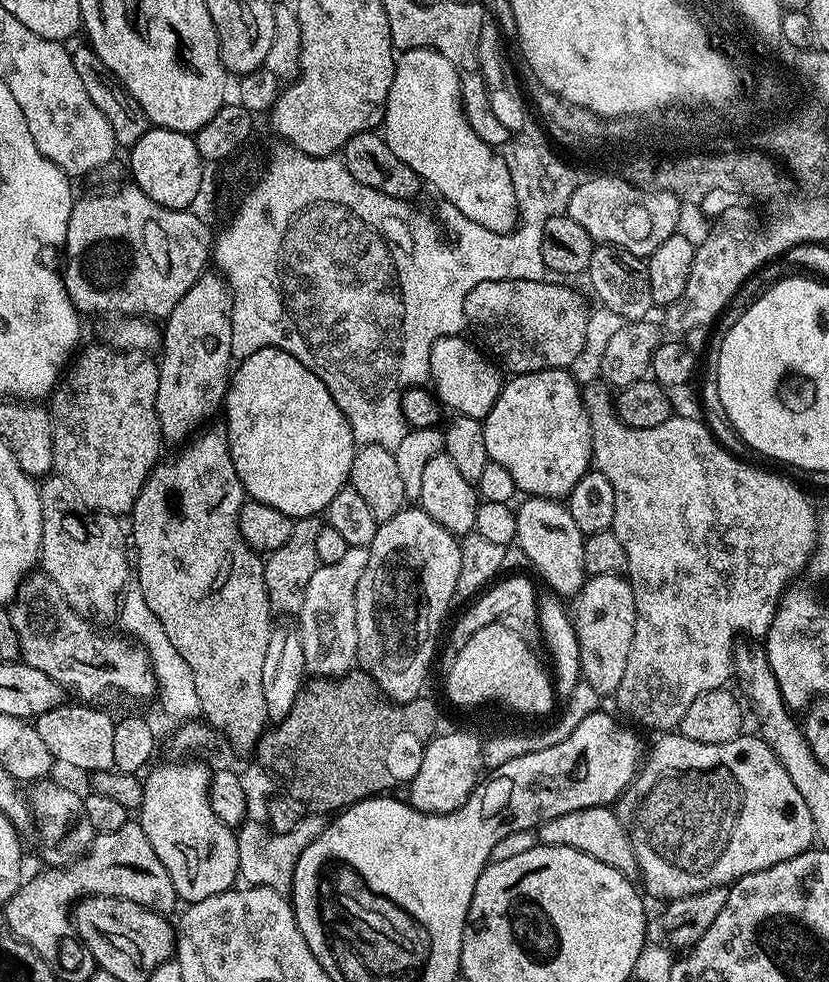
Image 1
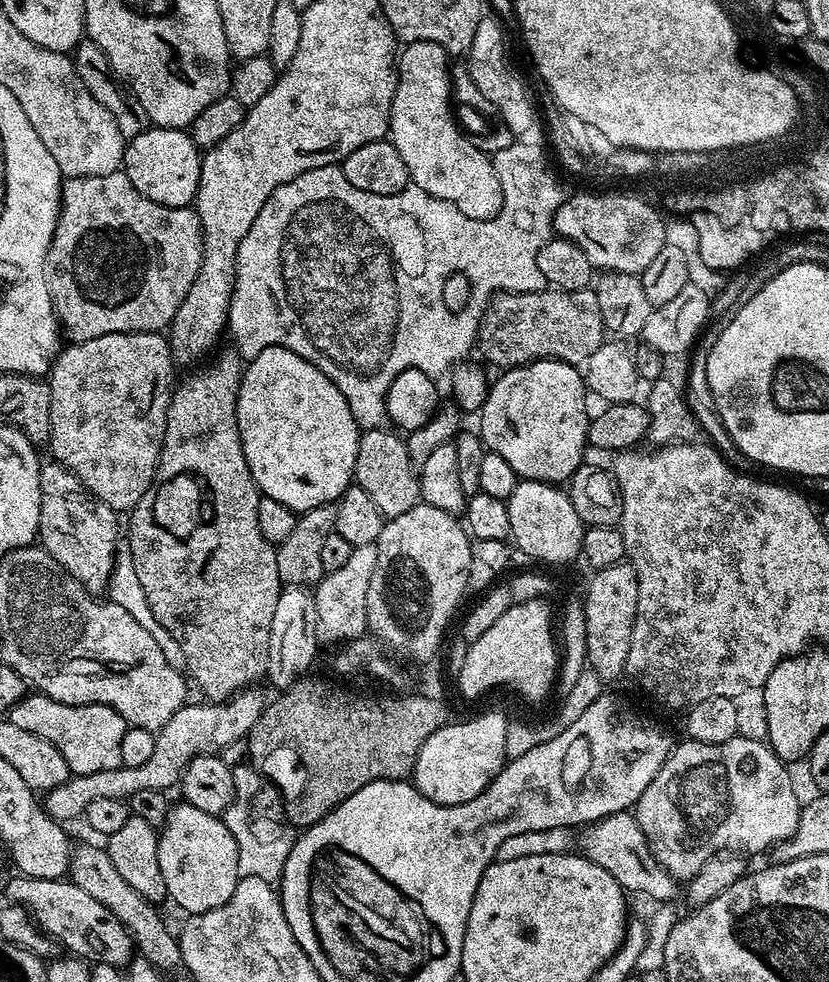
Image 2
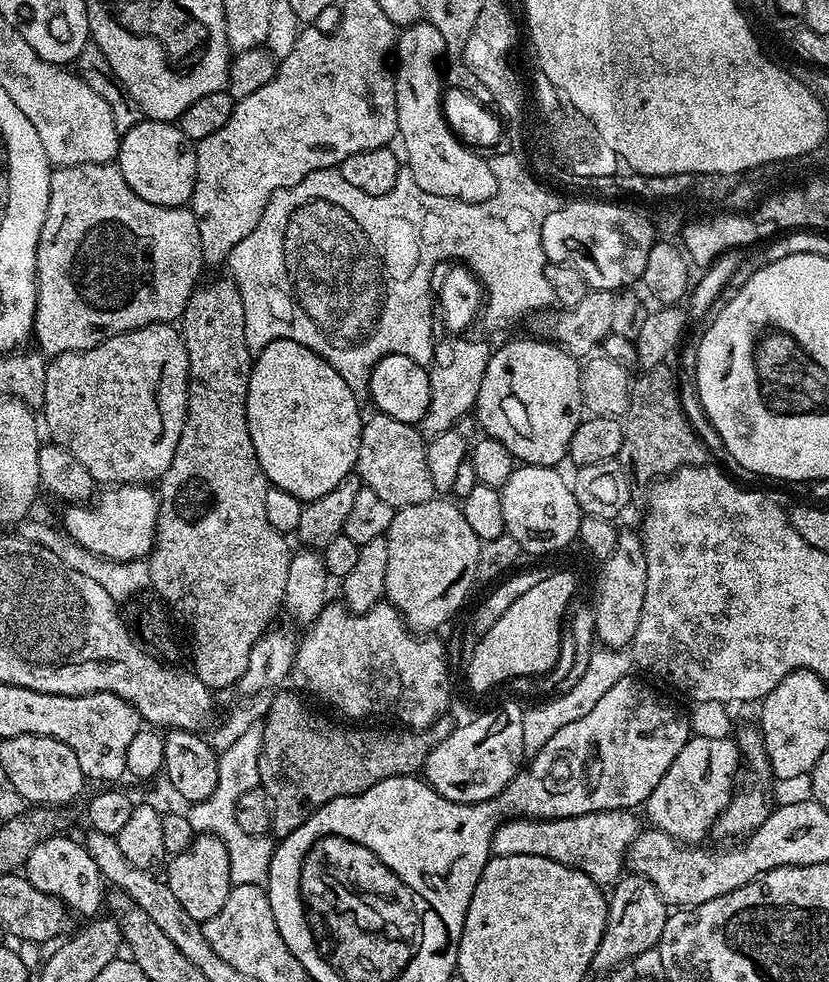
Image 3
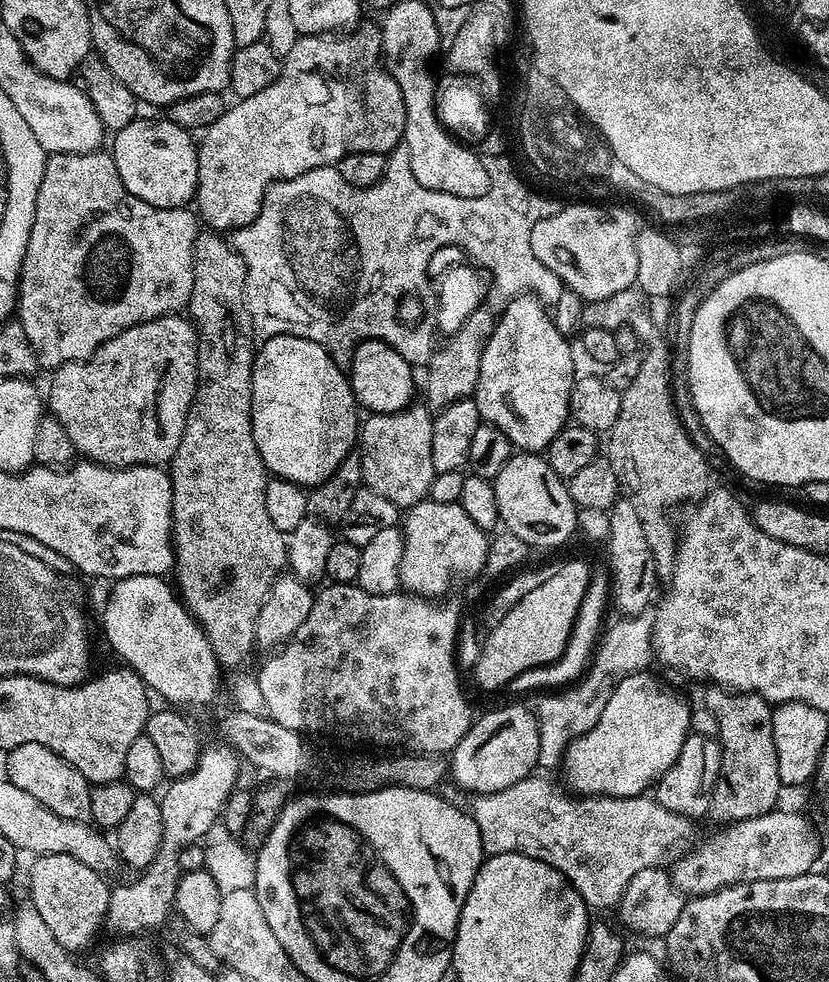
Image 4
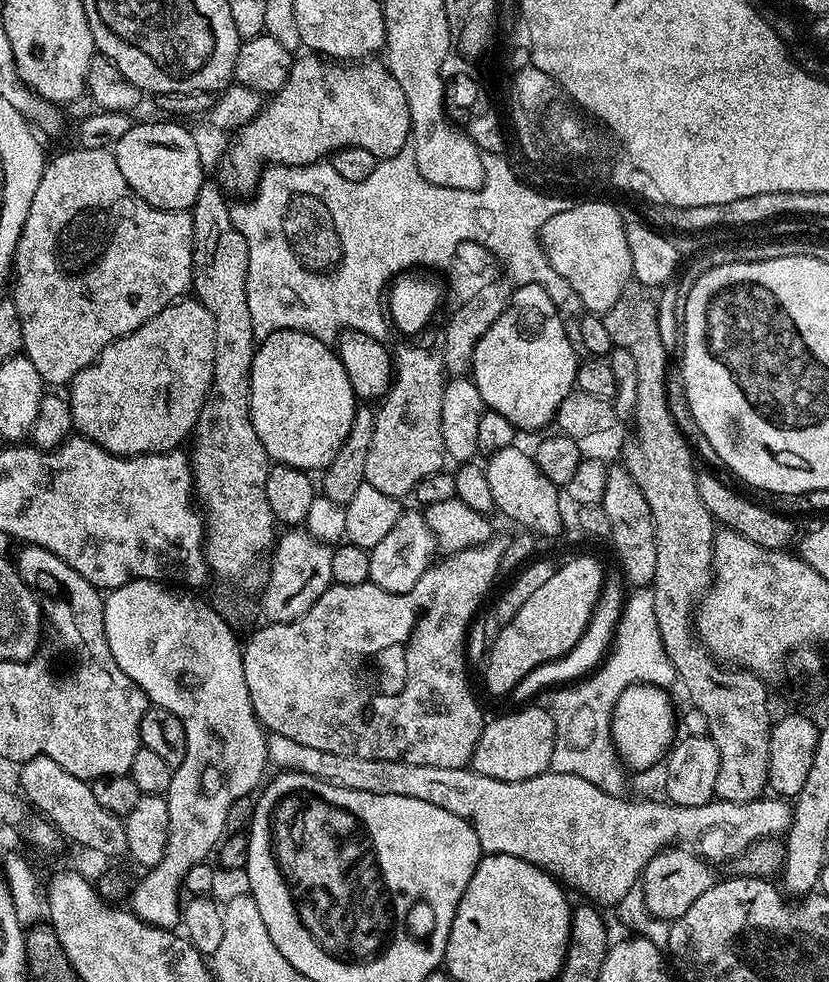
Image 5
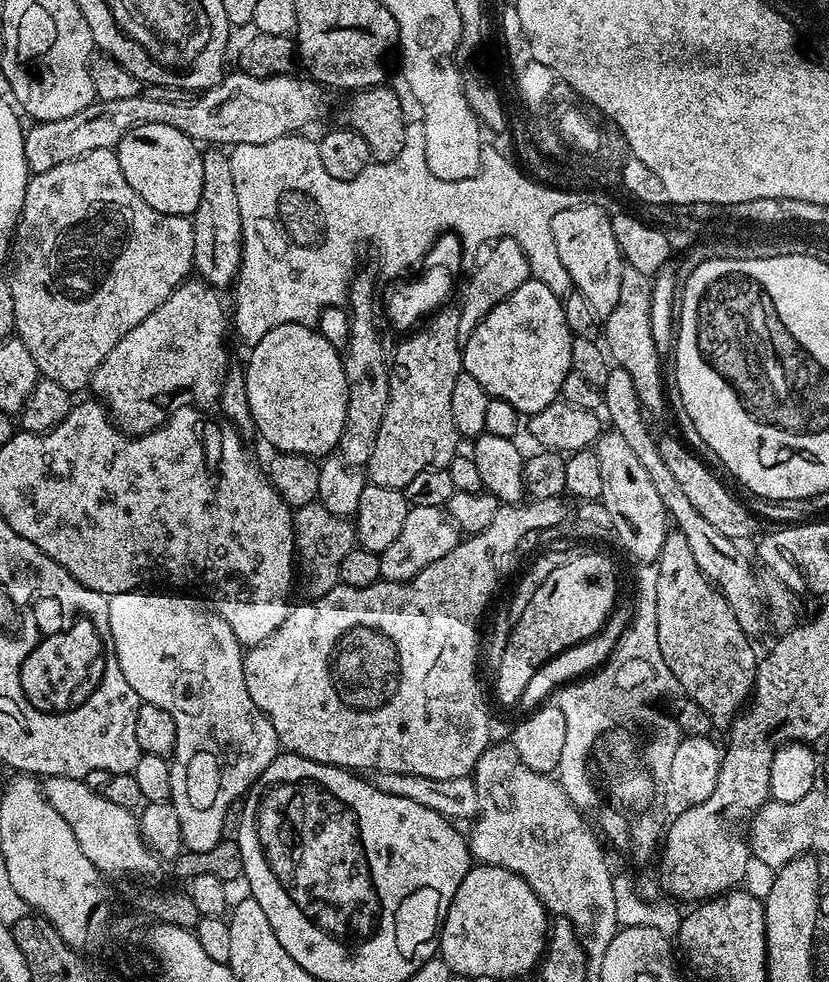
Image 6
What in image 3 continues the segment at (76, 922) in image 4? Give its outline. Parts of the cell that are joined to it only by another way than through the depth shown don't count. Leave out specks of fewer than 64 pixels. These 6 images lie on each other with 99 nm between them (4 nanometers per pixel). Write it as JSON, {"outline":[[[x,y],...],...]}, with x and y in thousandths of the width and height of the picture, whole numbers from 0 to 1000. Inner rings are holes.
{"outline":[[[69,849],[58,852],[52,859],[36,866],[36,874],[29,879],[28,891],[34,893],[41,903],[70,914],[77,924],[93,933],[111,935],[128,916],[128,897],[118,886],[118,878],[109,874],[106,865],[95,854],[86,855],[82,849]]]}

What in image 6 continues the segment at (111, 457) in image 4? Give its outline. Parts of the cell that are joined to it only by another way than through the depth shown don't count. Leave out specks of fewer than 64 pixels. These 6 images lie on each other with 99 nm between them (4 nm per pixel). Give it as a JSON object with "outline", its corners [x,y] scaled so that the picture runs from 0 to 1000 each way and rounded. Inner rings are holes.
{"outline":[[[240,283],[223,285],[210,295],[210,299],[205,299],[205,303],[200,303],[200,308],[195,308],[195,312],[191,312],[191,316],[186,316],[186,320],[181,320],[181,324],[171,324],[171,328],[166,328],[166,332],[162,332],[162,336],[157,336],[157,340],[147,340],[142,352],[138,352],[138,356],[133,356],[133,360],[128,360],[123,373],[118,373],[118,377],[111,383],[109,399],[115,406],[119,407],[130,416],[136,432],[145,439],[153,440],[156,444],[170,444],[177,440],[183,440],[188,436],[194,436],[203,429],[204,422],[210,418],[233,413],[246,418],[250,416],[250,411],[259,412],[264,408],[265,398],[277,374],[275,354],[270,351],[270,345],[277,342],[277,322],[276,319],[275,322],[270,319],[270,305],[265,301],[269,300],[262,294],[253,289],[247,289]]]}

